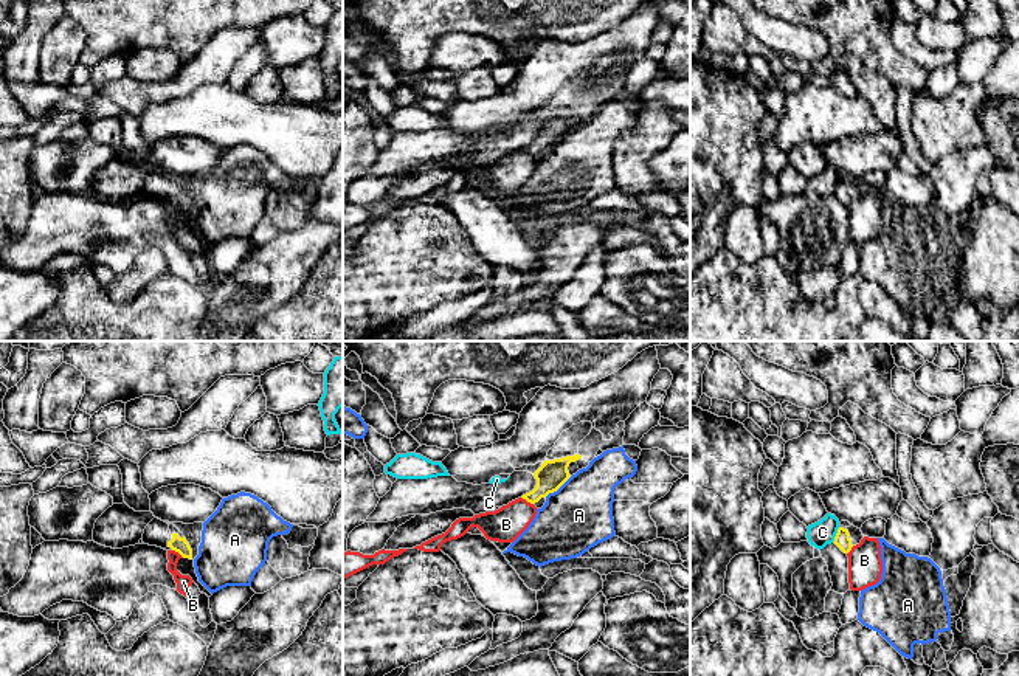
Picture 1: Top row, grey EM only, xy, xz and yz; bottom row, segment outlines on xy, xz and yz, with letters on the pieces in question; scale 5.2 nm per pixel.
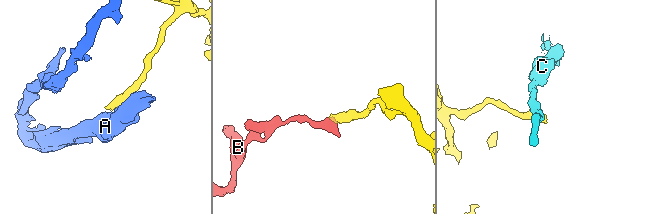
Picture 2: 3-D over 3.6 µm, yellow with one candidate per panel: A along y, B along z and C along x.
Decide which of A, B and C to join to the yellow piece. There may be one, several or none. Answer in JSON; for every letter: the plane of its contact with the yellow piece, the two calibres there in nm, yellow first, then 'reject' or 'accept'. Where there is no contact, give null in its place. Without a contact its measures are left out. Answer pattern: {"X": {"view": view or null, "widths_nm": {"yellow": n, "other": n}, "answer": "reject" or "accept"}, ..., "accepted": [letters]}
{"A": {"view": "xz", "widths_nm": {"yellow": 150, "other": 360}, "answer": "reject"}, "B": {"view": "xz", "widths_nm": {"yellow": 150, "other": 180}, "answer": "reject"}, "C": {"view": "yz", "widths_nm": {"yellow": 80, "other": 130}, "answer": "reject"}, "accepted": []}

